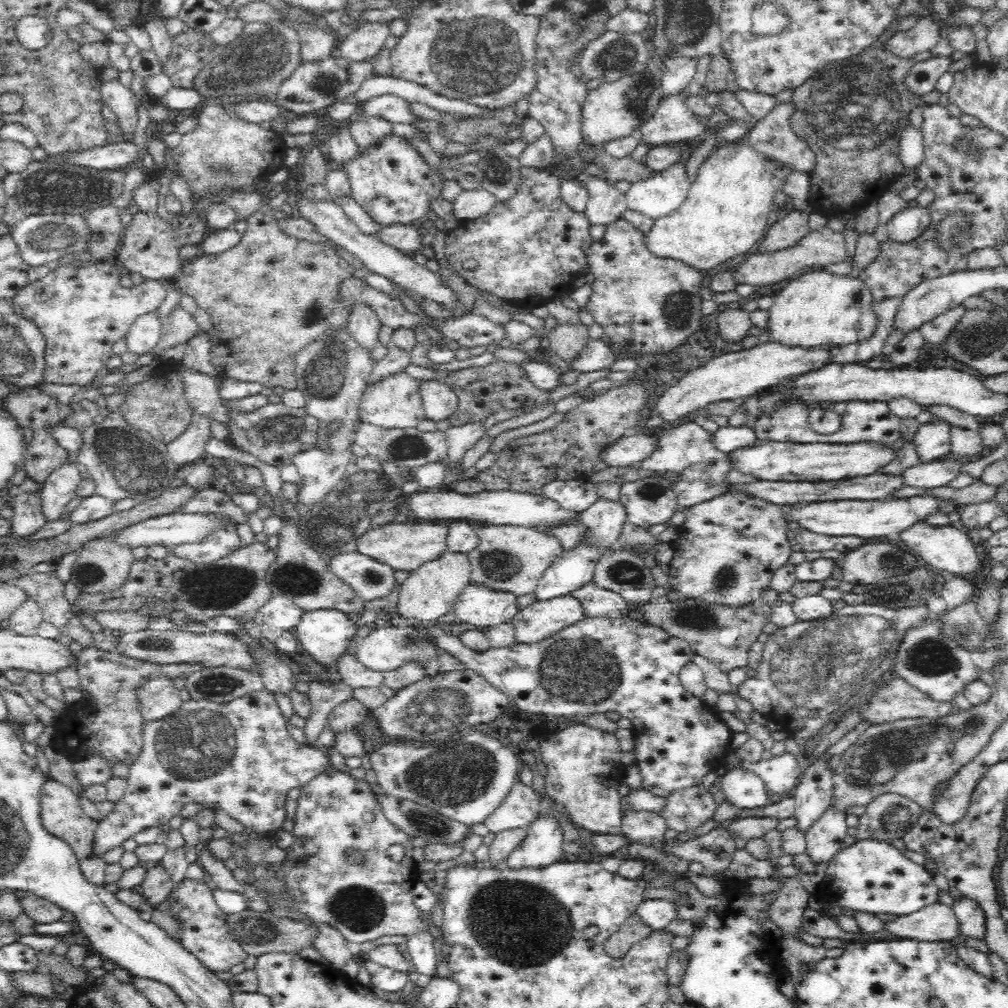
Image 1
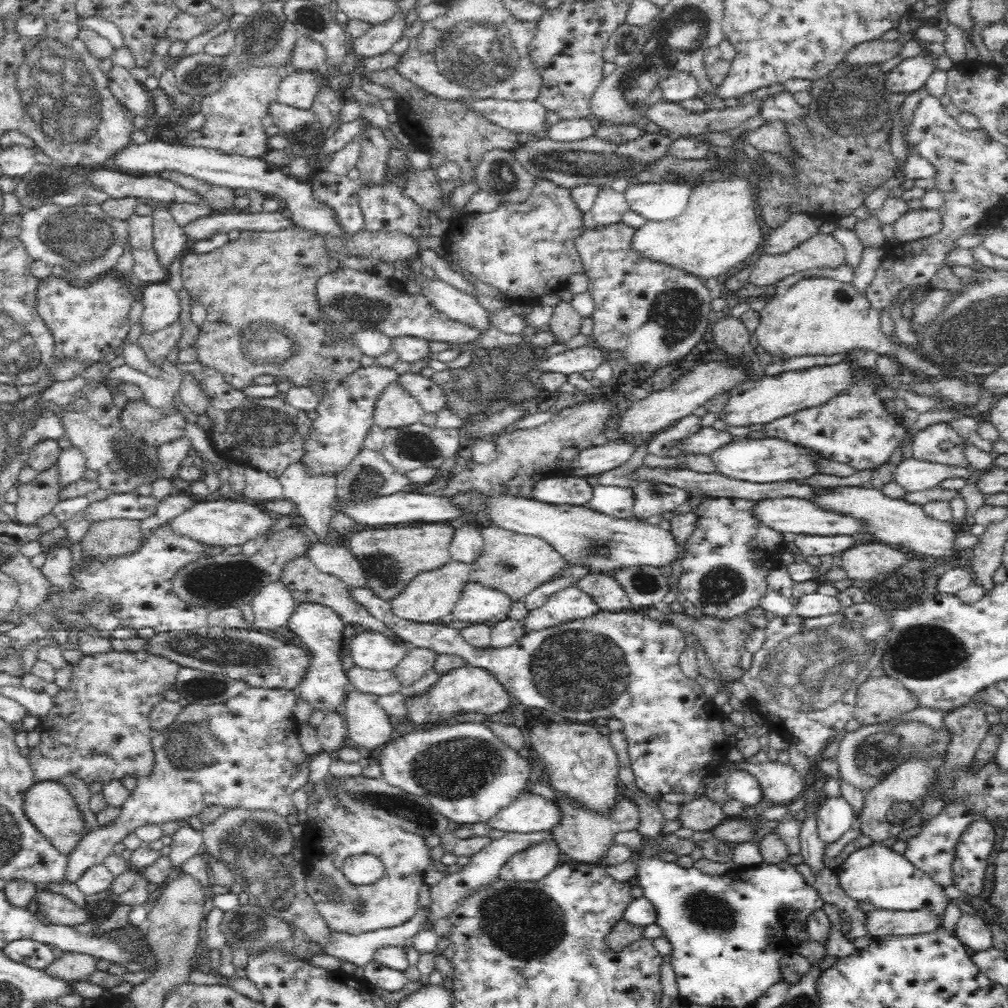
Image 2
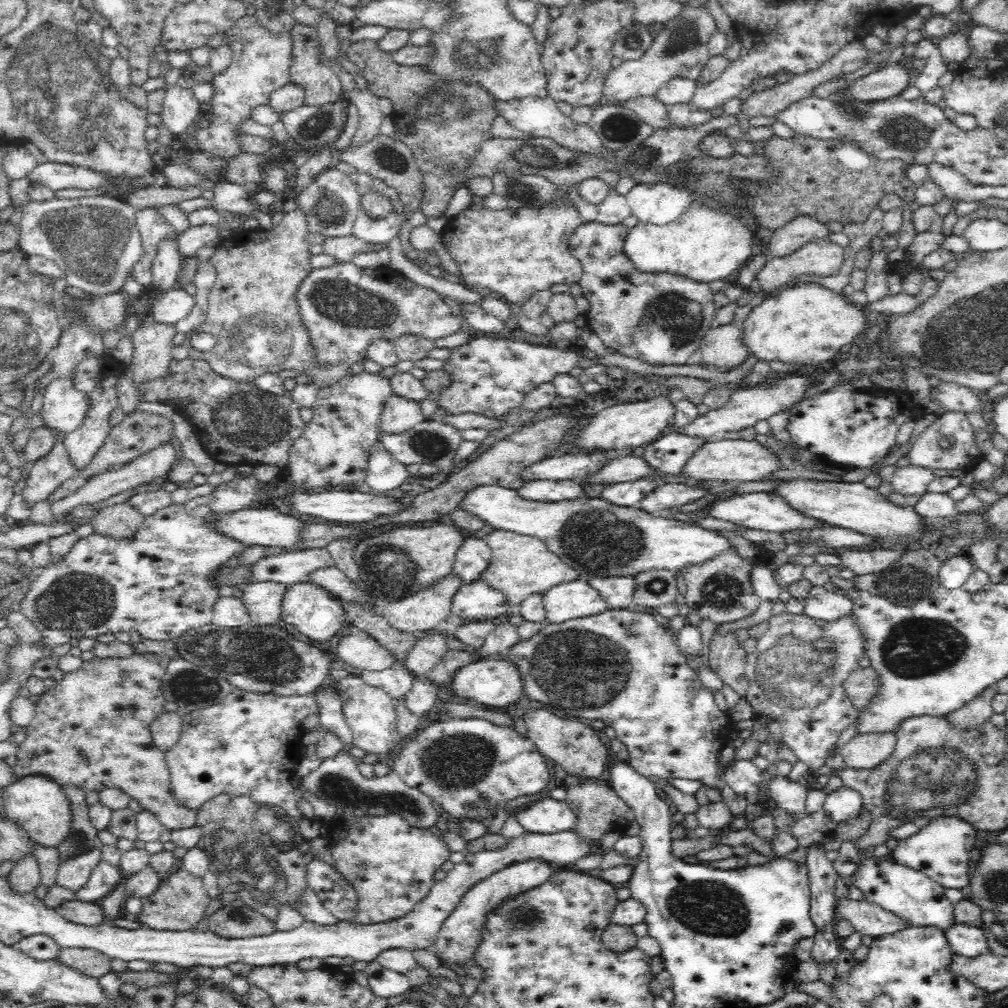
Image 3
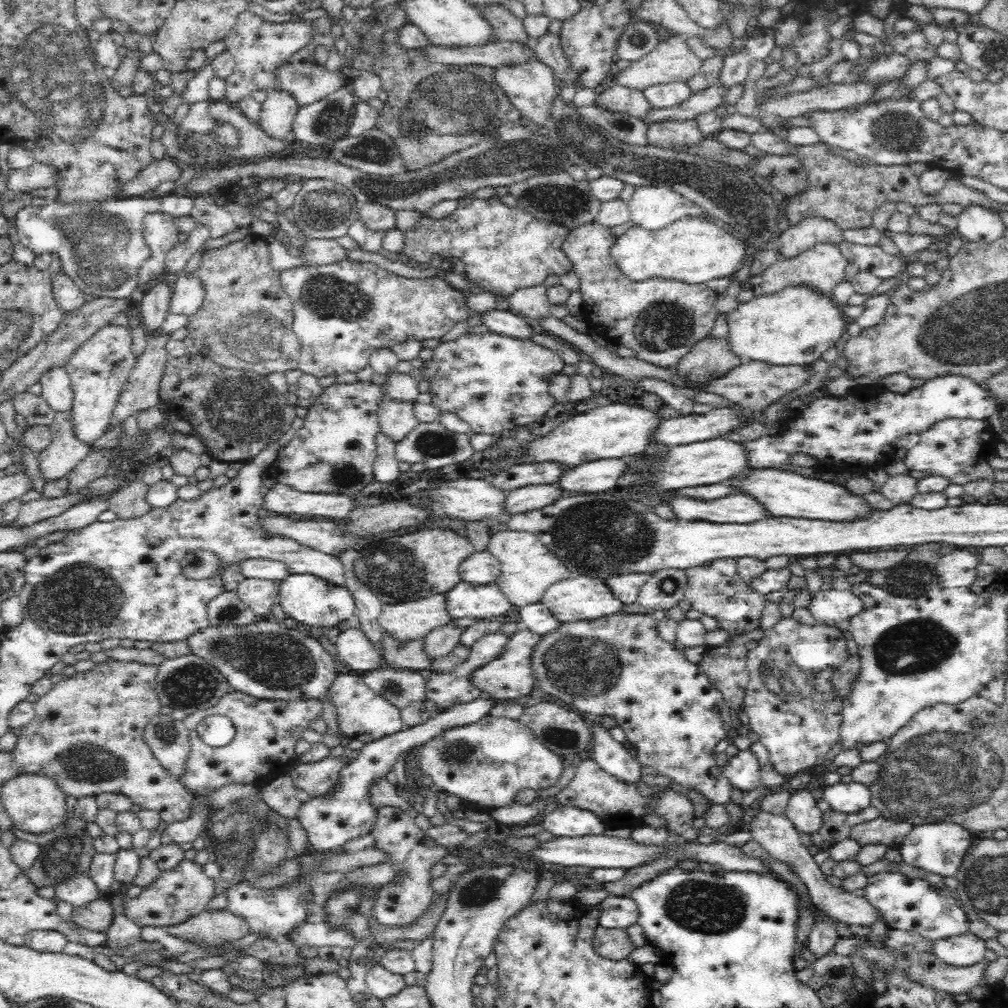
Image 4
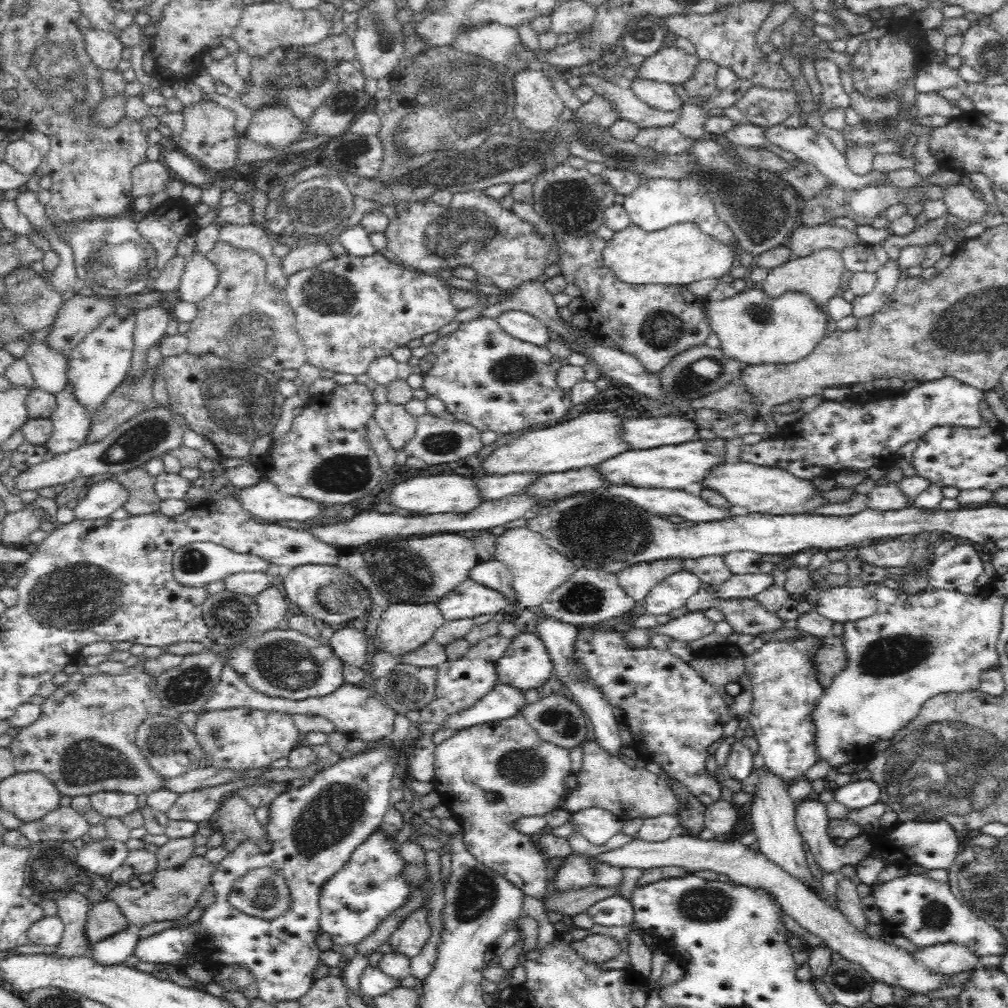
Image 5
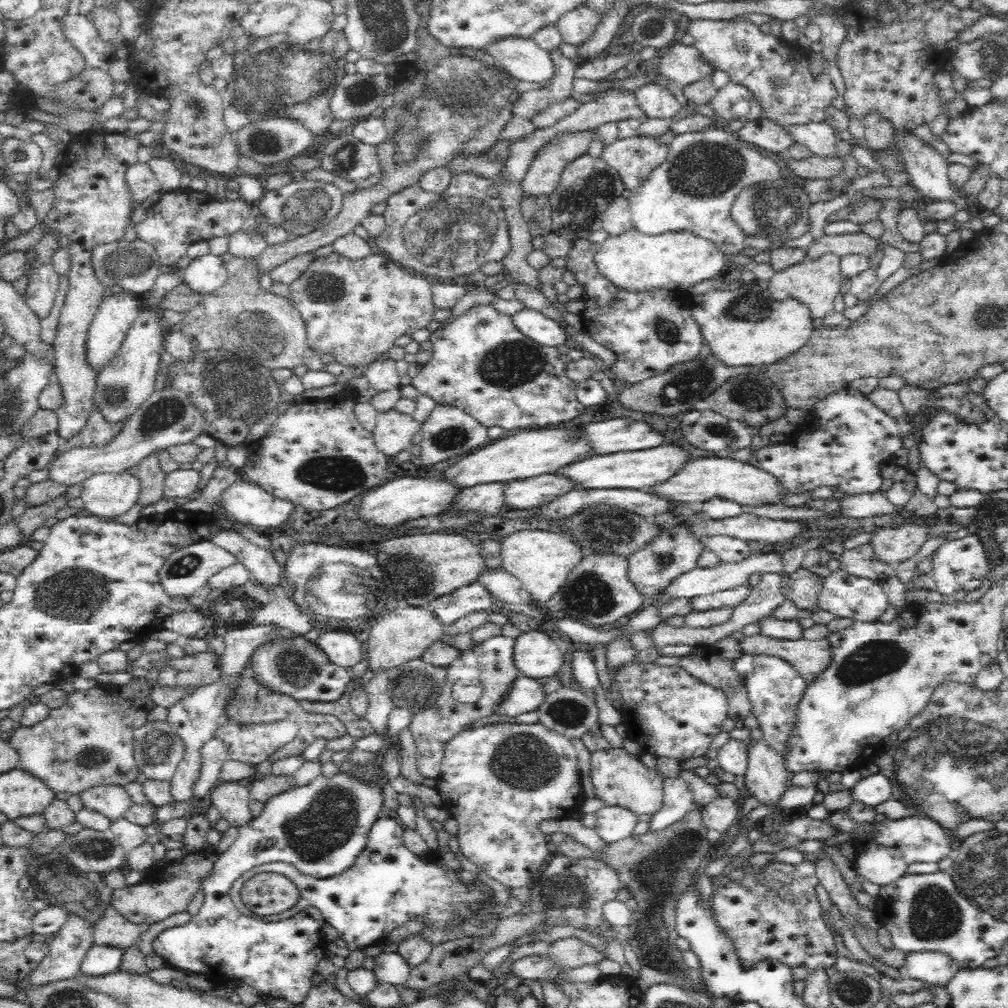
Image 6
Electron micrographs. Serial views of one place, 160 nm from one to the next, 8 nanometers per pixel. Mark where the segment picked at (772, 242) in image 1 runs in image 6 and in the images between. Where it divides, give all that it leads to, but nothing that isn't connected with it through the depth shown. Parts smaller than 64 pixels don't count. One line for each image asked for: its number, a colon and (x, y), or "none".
2: (798, 228)
3: (784, 241)
4: (798, 238)
5: (804, 241)
6: (841, 245)

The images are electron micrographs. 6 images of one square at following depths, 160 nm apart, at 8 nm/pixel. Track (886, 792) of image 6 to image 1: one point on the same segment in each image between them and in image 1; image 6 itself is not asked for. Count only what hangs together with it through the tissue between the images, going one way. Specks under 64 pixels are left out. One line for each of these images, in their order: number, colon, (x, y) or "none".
1: (824, 838)
2: (835, 817)
3: (845, 803)
4: (851, 797)
5: (859, 794)

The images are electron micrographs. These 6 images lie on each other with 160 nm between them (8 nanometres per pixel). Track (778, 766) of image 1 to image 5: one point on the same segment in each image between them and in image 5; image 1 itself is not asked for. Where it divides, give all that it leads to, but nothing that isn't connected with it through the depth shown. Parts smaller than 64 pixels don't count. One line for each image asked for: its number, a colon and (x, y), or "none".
2: (780, 783)
3: (790, 796)
4: (802, 810)
5: (811, 819)

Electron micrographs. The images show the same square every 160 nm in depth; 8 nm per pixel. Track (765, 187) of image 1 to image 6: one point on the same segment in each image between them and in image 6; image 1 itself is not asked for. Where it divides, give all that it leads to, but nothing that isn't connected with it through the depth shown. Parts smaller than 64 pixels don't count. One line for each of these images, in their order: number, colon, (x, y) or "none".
2: (718, 229)
3: (703, 244)
4: (693, 251)
5: (681, 254)
6: (633, 261)

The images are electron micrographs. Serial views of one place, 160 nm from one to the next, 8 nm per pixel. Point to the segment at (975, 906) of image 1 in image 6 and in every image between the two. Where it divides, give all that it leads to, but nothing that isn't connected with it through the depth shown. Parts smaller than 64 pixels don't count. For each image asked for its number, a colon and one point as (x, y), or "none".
2: (971, 930)
3: (965, 940)
4: (966, 950)
5: (947, 959)
6: (934, 967)

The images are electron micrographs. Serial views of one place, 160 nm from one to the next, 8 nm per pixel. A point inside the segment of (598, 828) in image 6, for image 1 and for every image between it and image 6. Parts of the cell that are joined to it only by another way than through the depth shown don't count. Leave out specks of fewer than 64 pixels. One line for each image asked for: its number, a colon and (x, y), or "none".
1: (522, 805)
2: (529, 812)
3: (545, 816)
4: (569, 821)
5: (597, 825)

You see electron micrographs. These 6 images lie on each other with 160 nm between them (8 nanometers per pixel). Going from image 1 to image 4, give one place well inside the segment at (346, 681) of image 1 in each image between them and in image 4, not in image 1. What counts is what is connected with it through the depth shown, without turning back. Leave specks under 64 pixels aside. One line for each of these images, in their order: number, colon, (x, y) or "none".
2: (375, 683)
3: (397, 681)
4: (401, 687)

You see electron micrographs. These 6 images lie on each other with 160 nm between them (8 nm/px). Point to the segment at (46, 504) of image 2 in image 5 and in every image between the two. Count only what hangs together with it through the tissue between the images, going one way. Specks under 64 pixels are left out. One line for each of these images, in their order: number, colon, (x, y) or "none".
3: (47, 474)
4: (64, 453)
5: (71, 421)

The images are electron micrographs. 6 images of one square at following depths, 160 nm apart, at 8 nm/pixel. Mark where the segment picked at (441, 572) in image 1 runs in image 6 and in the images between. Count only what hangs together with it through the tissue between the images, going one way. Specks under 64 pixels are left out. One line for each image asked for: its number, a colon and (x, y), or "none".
2: (432, 594)
3: (425, 609)
4: (405, 621)
5: (403, 628)
6: (403, 634)

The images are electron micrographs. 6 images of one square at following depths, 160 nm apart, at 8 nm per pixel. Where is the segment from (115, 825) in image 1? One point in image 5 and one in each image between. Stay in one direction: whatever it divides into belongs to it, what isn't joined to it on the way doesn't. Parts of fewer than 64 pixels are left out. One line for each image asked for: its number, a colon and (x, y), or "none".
2: (244, 753)
3: (249, 745)
4: (267, 731)
5: (241, 737)

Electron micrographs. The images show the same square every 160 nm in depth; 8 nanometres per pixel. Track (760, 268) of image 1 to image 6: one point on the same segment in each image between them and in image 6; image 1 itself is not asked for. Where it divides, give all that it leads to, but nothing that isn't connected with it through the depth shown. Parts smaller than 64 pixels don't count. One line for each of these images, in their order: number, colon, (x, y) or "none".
2: (821, 251)
3: (822, 257)
4: (821, 268)
5: (819, 275)
6: (816, 283)

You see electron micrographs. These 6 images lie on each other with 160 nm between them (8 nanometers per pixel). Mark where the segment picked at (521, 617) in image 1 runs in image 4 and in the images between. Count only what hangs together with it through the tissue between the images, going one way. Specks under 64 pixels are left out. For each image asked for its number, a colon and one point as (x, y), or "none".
2: (566, 604)
3: (576, 599)
4: (583, 597)

